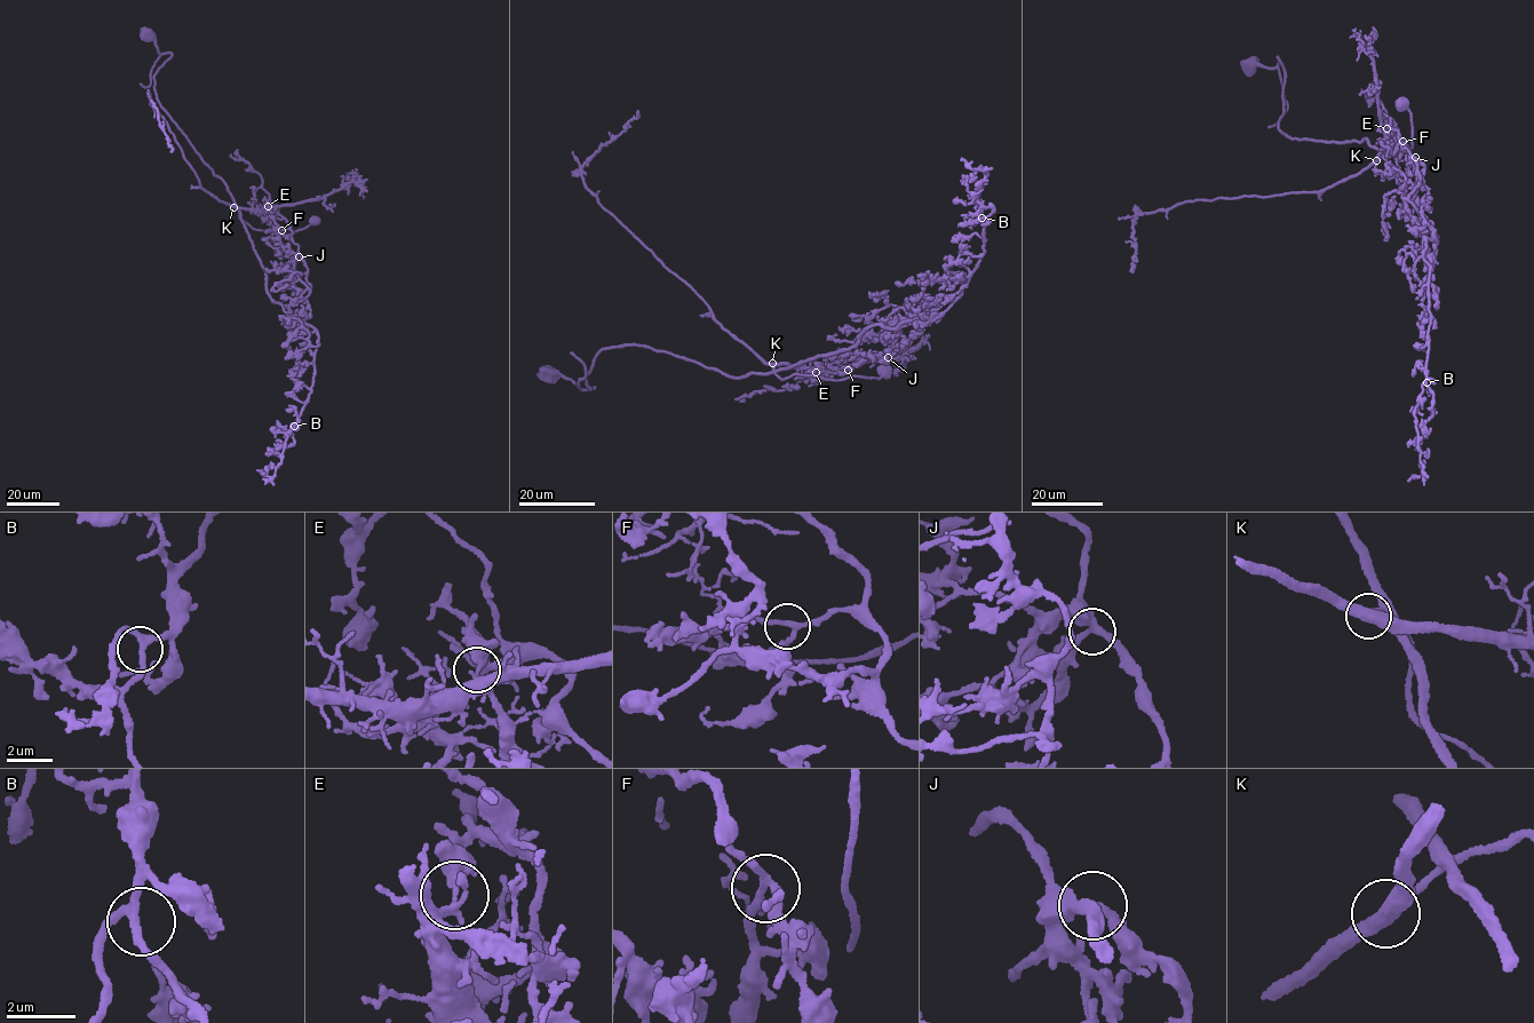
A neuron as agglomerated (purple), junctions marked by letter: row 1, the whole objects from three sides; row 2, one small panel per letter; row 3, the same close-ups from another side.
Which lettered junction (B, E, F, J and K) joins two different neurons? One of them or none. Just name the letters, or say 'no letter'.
E

